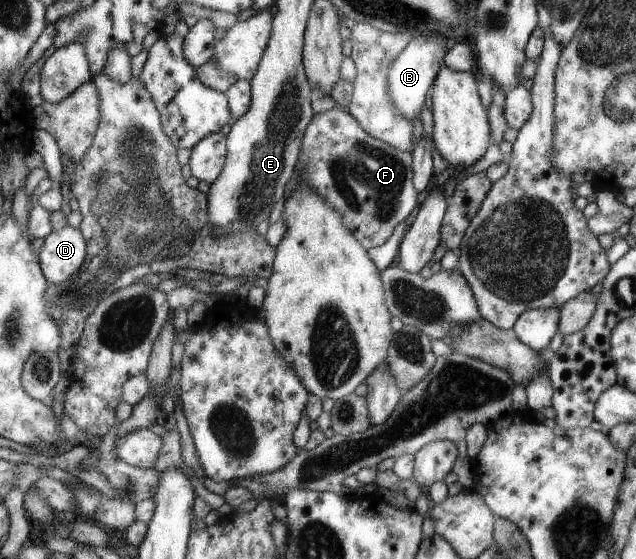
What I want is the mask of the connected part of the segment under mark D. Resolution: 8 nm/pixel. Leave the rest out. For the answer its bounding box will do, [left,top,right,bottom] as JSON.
[41,225,88,284]

